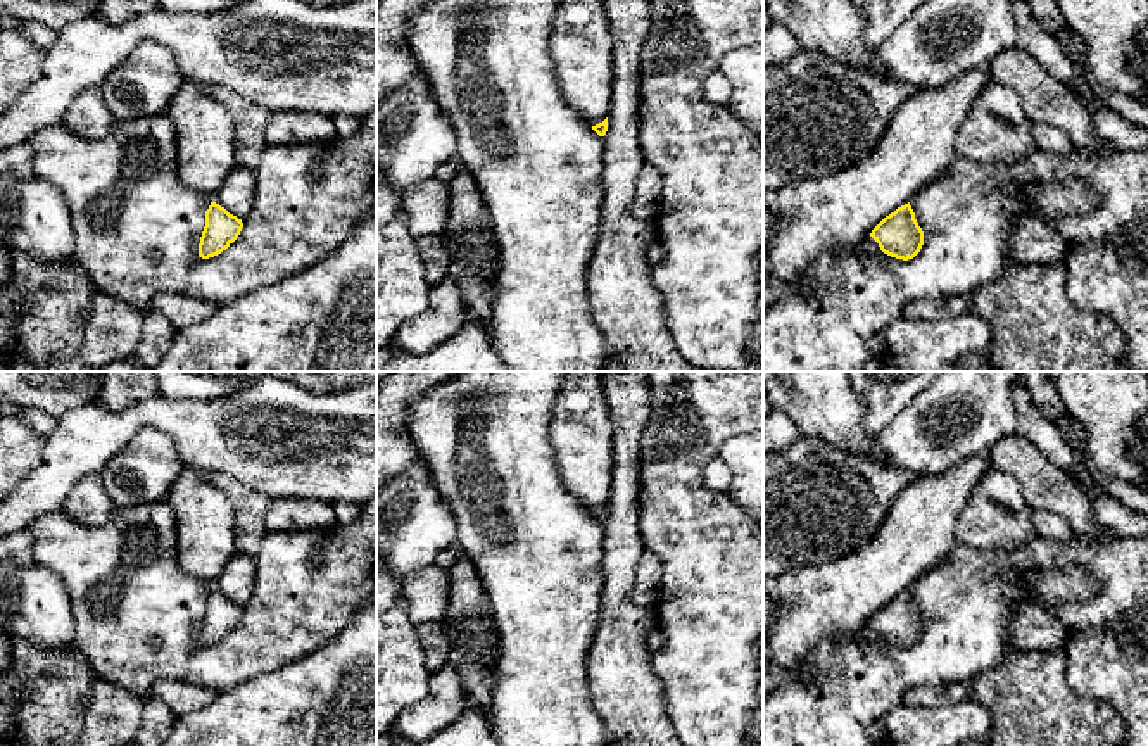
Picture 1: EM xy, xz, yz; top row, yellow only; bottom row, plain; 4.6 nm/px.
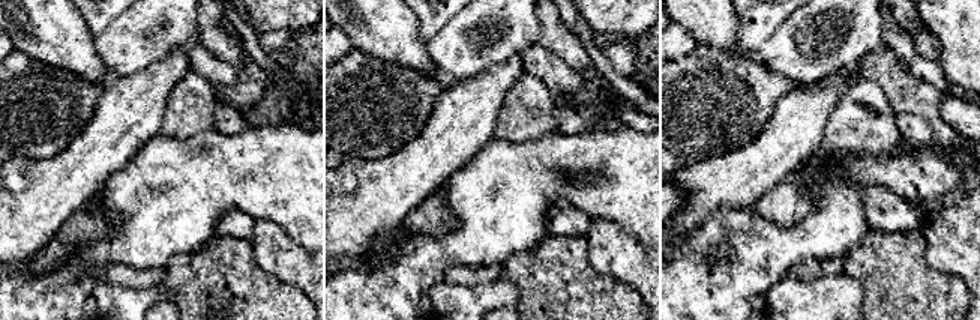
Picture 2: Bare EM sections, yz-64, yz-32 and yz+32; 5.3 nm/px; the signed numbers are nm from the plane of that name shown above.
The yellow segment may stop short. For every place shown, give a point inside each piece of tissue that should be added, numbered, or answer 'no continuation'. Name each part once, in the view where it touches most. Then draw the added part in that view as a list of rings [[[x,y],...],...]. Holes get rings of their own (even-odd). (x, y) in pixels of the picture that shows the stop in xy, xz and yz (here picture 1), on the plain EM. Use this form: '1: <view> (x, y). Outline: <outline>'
1: yz (869, 632). Outline: [[[870,622],[861,627],[861,637],[865,641],[880,641],[882,639],[879,630]]]

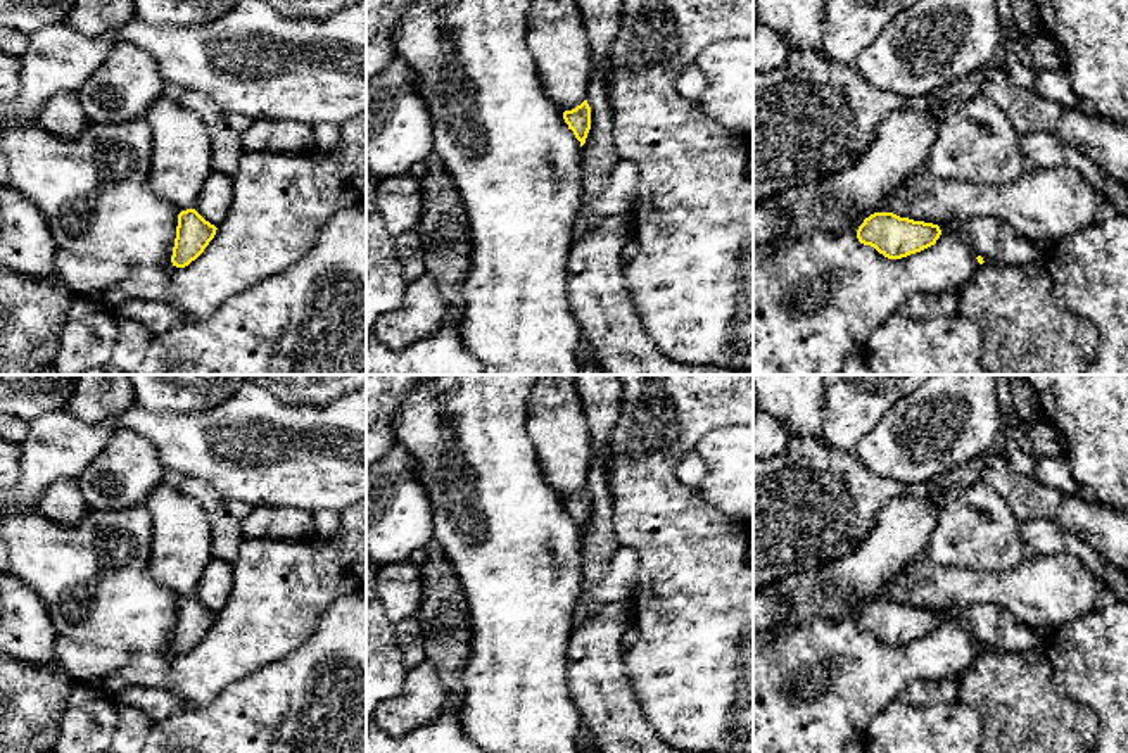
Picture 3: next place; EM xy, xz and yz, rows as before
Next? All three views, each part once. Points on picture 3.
no continuation

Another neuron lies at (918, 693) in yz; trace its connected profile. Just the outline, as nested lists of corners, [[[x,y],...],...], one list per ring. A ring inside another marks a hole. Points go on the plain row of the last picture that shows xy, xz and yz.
[[[952,677],[935,682],[916,680],[902,691],[900,698],[903,699],[903,703],[916,706],[954,701],[957,699],[959,693],[959,679],[960,677]]]

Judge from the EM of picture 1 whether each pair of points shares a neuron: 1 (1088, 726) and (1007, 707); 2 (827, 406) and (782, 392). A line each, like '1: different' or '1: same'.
1: same
2: same

